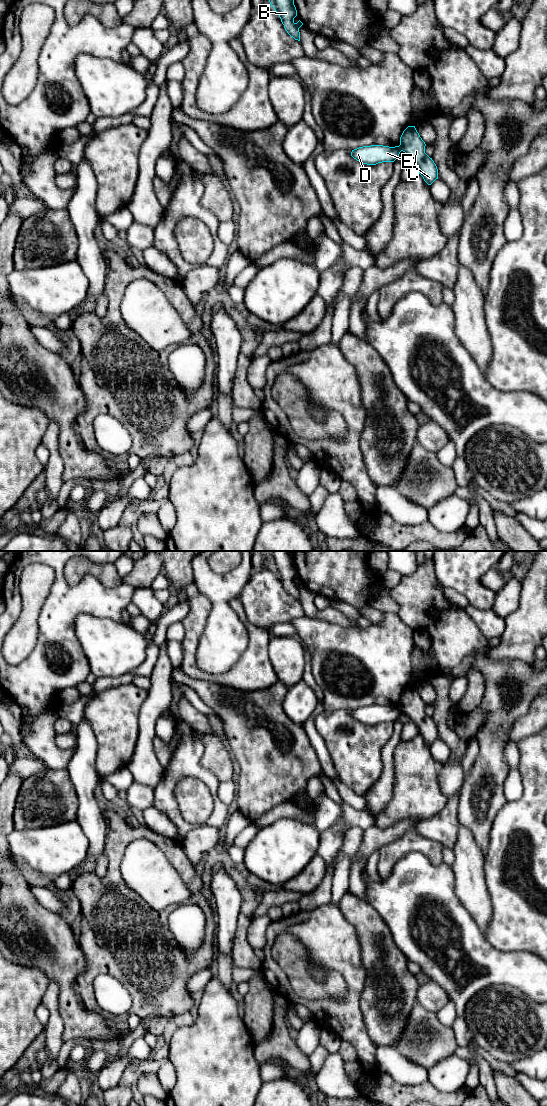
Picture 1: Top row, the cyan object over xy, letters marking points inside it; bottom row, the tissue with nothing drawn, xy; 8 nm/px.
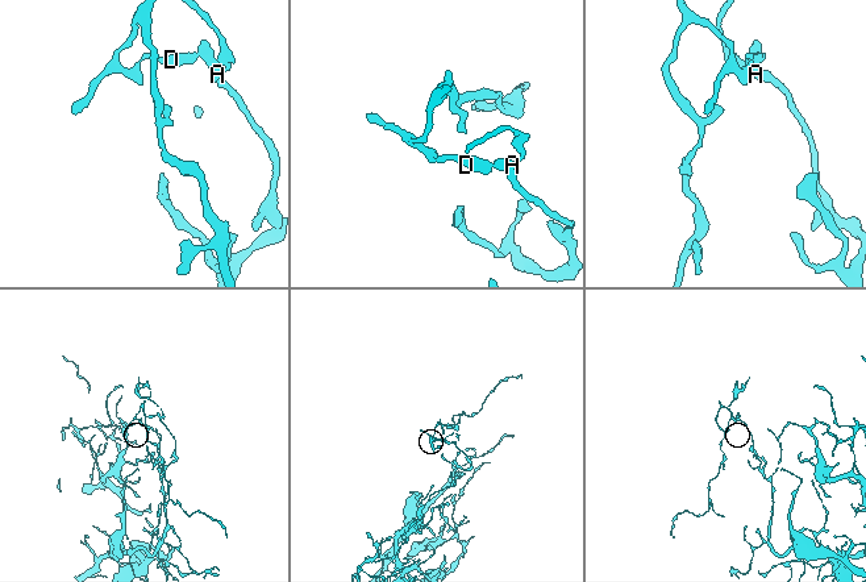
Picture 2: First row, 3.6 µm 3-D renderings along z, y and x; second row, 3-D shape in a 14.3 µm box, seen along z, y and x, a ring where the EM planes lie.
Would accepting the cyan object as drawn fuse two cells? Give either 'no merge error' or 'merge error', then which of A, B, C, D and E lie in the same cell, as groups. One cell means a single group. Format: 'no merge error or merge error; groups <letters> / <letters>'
merge error; groups A B C / D E

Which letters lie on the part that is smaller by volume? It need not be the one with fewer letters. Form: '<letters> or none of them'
D, E

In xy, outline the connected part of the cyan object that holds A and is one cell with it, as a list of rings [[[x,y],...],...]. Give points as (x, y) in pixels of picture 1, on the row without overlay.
[[[408,686],[400,697],[400,710],[405,712],[418,728],[424,741],[431,745],[438,739],[438,729],[432,718],[425,713],[425,702],[415,686]]]

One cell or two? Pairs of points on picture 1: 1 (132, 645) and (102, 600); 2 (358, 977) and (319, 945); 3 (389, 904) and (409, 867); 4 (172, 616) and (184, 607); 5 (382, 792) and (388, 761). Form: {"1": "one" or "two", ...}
{"1": "two", "2": "one", "3": "one", "4": "one", "5": "one"}

